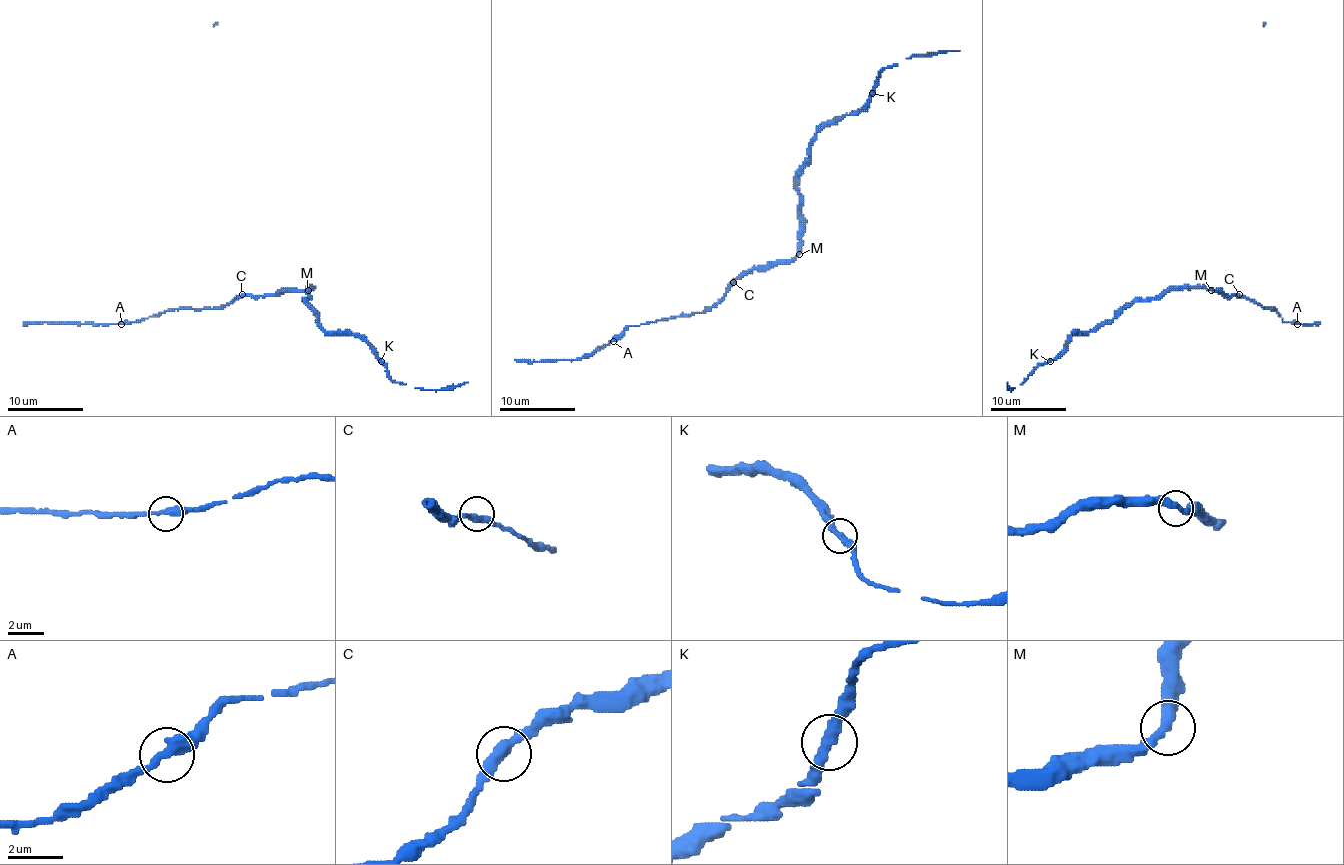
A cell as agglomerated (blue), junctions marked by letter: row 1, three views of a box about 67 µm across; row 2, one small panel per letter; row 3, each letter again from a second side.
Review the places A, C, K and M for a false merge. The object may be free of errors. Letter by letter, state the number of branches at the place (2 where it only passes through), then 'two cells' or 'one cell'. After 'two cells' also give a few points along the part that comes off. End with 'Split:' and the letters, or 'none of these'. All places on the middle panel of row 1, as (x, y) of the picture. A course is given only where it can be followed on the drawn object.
A: 2 branches meet; one cell
C: 2 branches meet; one cell
K: 2 branches meet; one cell
M: 2 branches meet; one cell
Split: none of these

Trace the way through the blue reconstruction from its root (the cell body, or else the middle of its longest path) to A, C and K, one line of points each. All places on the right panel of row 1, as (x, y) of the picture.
A: (1211, 288), (1222, 296), (1248, 297), (1267, 309), (1275, 309), (1284, 322), (1297, 324)
C: (1211, 288), (1222, 296), (1239, 294)
K: (1211, 288), (1173, 288), (1154, 297), (1131, 301), (1111, 320), (1098, 324), (1086, 333), (1075, 333), (1050, 361)

